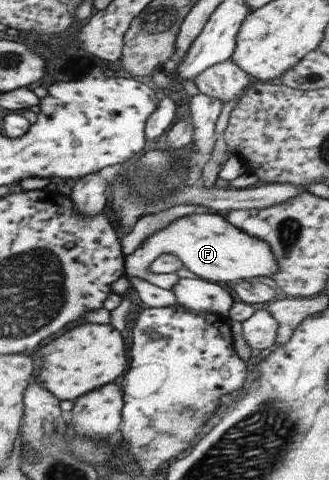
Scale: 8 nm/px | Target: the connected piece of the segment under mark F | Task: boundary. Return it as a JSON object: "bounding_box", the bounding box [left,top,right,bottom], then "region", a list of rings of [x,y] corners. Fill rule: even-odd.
{"bounding_box":[123,213,276,287],"region":[[[190,213],[186,216],[180,216],[168,226],[156,229],[156,232],[150,233],[148,237],[142,240],[139,248],[134,252],[124,256],[123,276],[138,277],[146,281],[154,281],[163,287],[169,287],[166,284],[165,276],[155,276],[150,270],[148,265],[160,254],[172,254],[176,256],[182,266],[193,272],[199,278],[205,281],[215,282],[228,280],[238,282],[243,278],[254,278],[254,276],[270,276],[276,268],[276,260],[270,252],[268,244],[262,242],[258,238],[253,238],[240,232],[238,228],[234,228],[232,224],[228,224],[222,216],[218,214],[204,214]]]}

